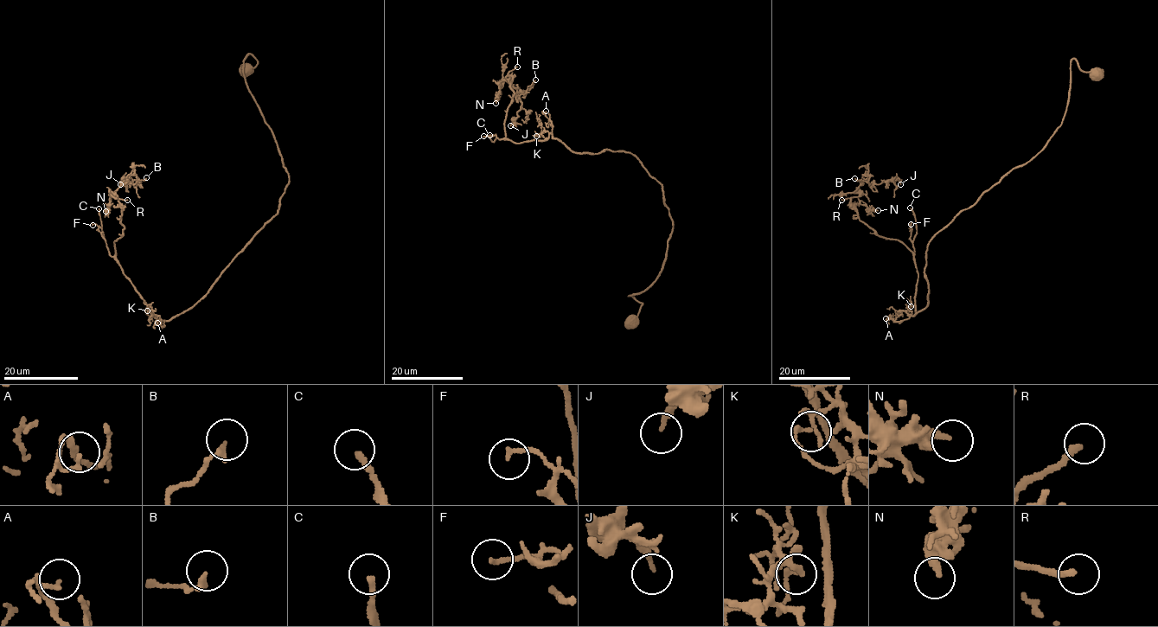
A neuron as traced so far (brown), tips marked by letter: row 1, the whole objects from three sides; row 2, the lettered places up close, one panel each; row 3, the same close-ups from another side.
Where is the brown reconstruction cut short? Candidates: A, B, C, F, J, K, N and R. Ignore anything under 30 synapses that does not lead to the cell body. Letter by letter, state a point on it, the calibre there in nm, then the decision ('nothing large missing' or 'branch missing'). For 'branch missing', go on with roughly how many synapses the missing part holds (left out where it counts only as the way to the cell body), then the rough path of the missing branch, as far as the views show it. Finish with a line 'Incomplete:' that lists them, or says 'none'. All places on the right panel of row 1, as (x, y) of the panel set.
A: (886, 318) | 130 nm | nothing large missing
B: (854, 178) | 240 nm | nothing large missing
C: (910, 207) | 200 nm | branch missing | 130 syn | (910, 207), (892, 191), (886, 191), (880, 197), (876, 197), (869, 208), (869, 222), (875, 241)
F: (911, 224) | 170 nm | nothing large missing
J: (900, 184) | 170 nm | nothing large missing
K: (911, 306) | 170 nm | nothing large missing
N: (878, 210) | 200 nm | nothing large missing
R: (841, 200) | 240 nm | branch missing | 35 syn | (841, 200), (828, 201), (822, 208), (817, 208)
Incomplete: C, R

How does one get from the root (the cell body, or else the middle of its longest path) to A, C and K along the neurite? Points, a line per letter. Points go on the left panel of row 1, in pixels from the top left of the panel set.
A: (246, 68), (257, 64), (250, 54), (245, 82), (288, 183), (278, 211), (211, 289), (157, 323)
C: (246, 68), (250, 54), (245, 82), (288, 183), (199, 301), (156, 319), (110, 254), (99, 208)
K: (246, 68), (257, 64), (250, 54), (245, 82), (288, 175), (278, 211), (199, 301), (169, 320), (147, 310)

